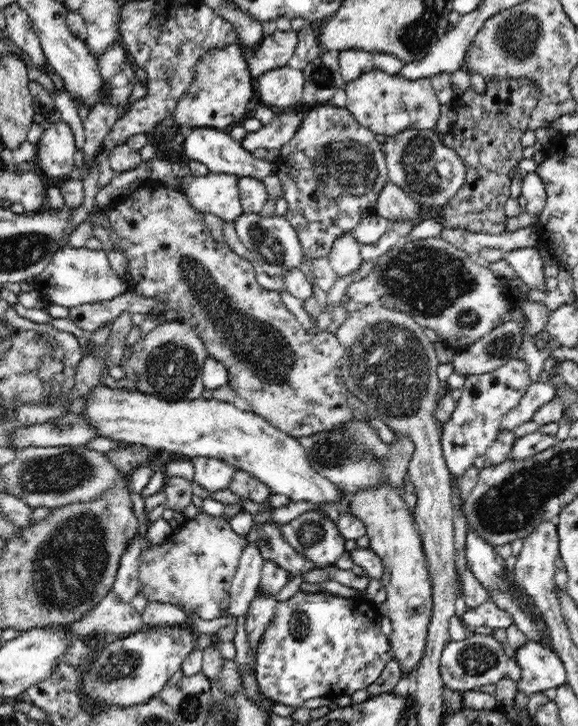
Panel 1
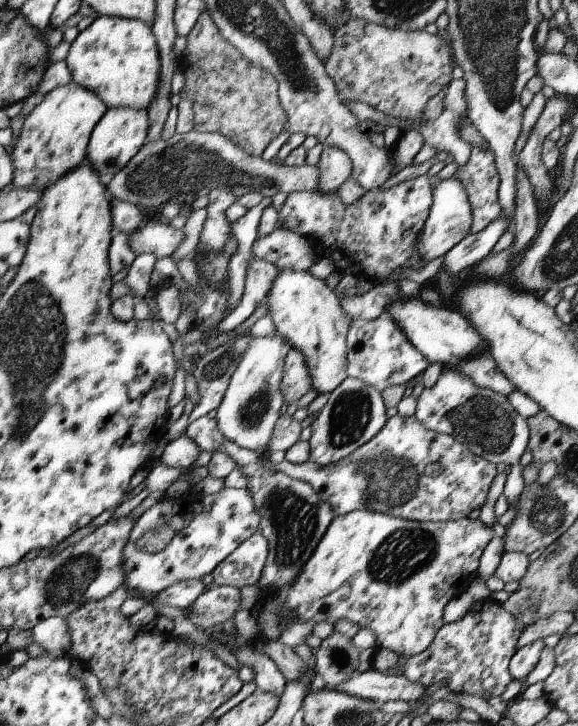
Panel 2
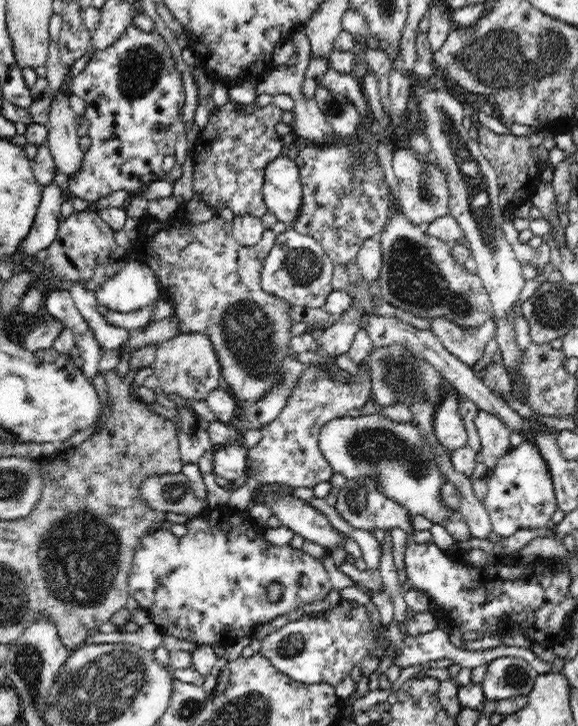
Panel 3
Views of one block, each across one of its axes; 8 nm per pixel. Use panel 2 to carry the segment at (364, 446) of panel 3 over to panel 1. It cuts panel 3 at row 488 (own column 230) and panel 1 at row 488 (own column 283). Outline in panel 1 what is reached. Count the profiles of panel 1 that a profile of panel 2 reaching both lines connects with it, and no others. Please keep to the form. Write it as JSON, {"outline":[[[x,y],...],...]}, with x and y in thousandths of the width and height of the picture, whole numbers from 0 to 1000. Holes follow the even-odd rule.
{"outline":[[[609,579],[599,590],[529,601],[519,603],[516,612],[526,617],[540,645],[550,653],[564,656],[585,675],[606,683],[626,672],[644,672],[657,664],[682,667],[689,669],[689,675],[696,675],[696,658],[699,653],[706,653],[706,636],[716,628],[716,614],[709,612],[706,601],[685,601],[692,609],[682,617],[668,617],[668,612],[654,606],[651,592],[640,592],[633,584]]]}

